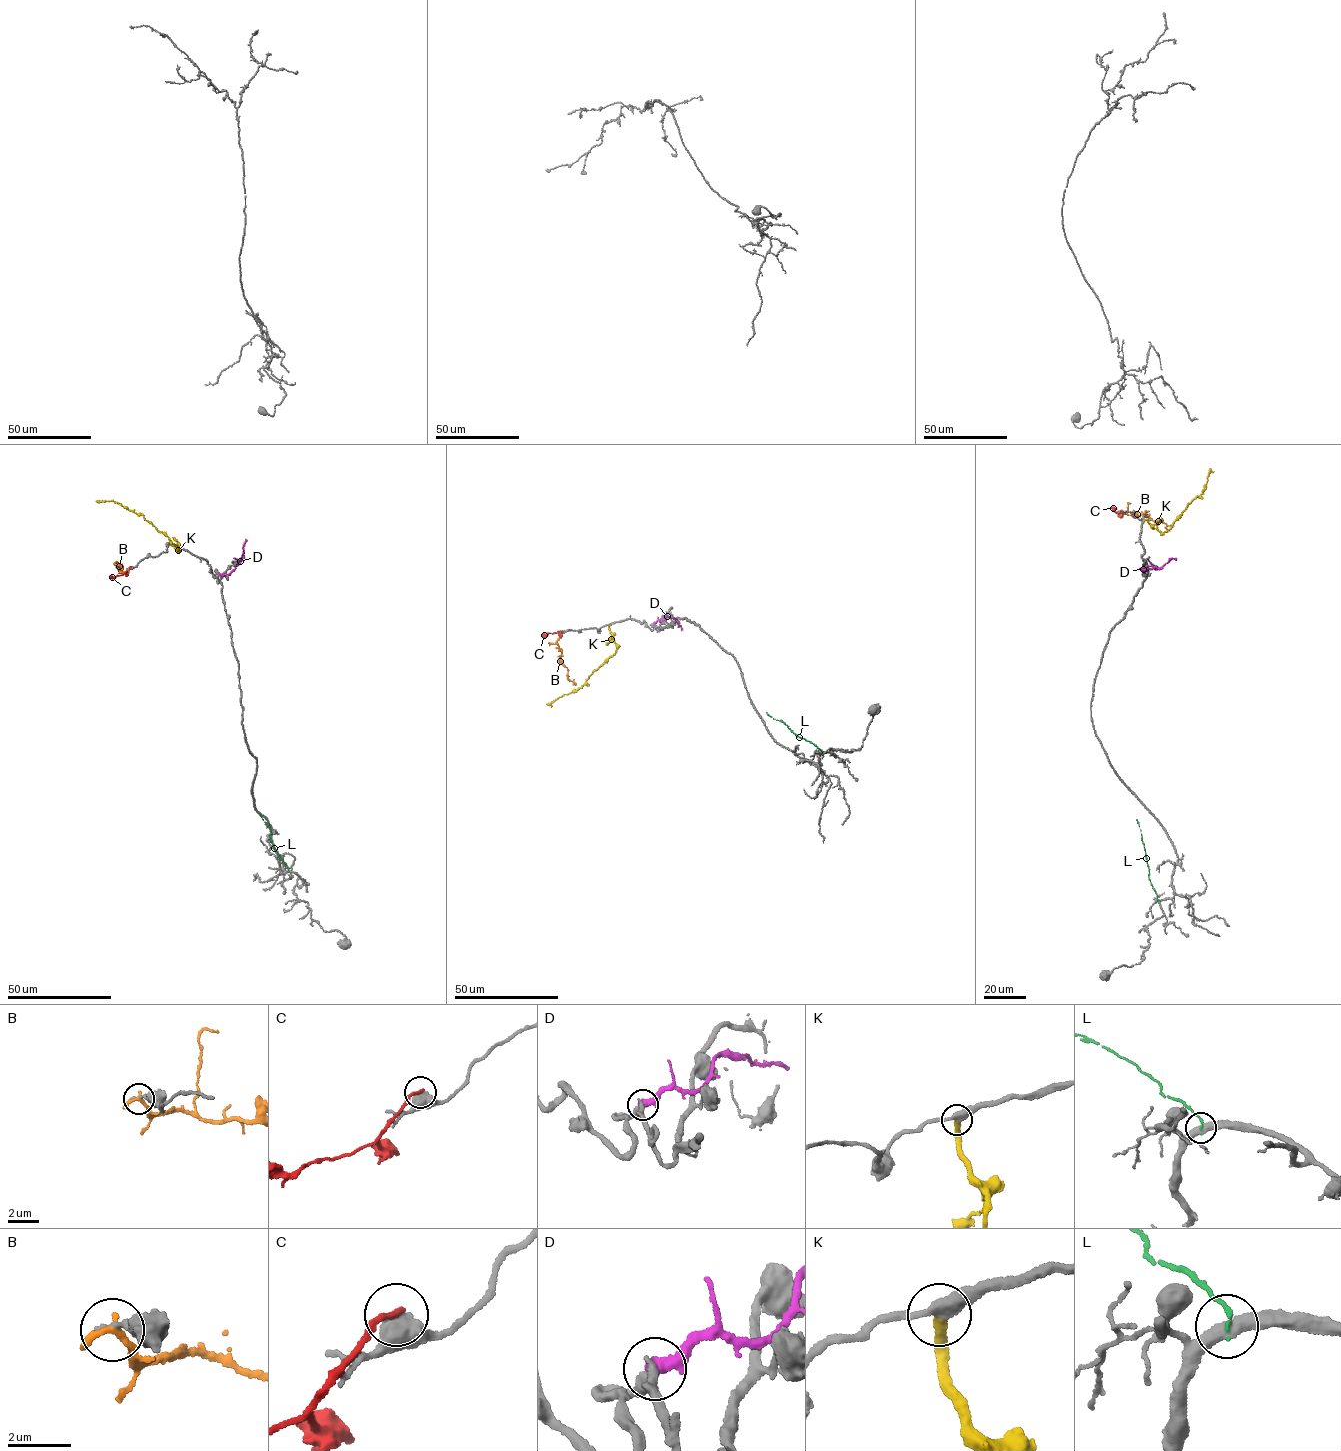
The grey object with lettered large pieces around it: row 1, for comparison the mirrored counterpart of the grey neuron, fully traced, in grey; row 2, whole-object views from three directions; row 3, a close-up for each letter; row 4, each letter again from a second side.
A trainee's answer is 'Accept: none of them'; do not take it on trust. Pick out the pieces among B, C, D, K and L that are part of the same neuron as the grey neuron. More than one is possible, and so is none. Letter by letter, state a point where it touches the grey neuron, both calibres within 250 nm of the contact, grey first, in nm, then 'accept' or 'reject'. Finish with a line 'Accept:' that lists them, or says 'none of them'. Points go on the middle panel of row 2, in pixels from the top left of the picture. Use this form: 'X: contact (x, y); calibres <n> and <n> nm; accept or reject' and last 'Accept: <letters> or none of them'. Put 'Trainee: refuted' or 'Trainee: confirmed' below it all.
B: contact (560, 632); calibres 170 and 320 nm; reject
C: contact (563, 632); calibres 550 and 200 nm; reject
D: contact (654, 623); calibres 360 and 480 nm; reject
K: contact (609, 625); calibres 360 and 320 nm; accept
L: contact (822, 752); calibres 420 and 100 nm; reject
Accept: K
Trainee: refuted

